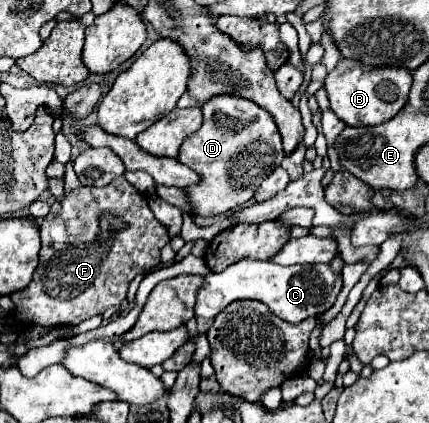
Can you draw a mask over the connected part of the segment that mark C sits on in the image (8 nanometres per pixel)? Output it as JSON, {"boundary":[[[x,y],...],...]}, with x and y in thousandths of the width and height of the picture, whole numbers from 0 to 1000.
{"boundary":[[[562,612],[534,636],[520,636],[515,645],[487,641],[473,660],[473,678],[459,688],[459,716],[455,716],[455,745],[497,754],[506,740],[515,740],[529,721],[557,707],[599,707],[618,716],[646,749],[664,754],[669,764],[697,764],[716,749],[758,740],[776,716],[795,683],[800,664],[790,650],[772,641],[767,626],[678,626],[660,631],[632,617],[590,617],[590,612]]]}

